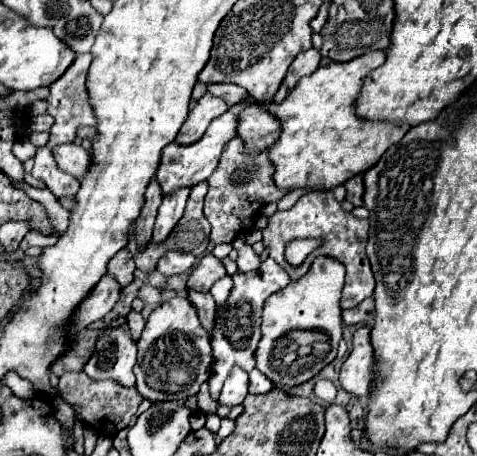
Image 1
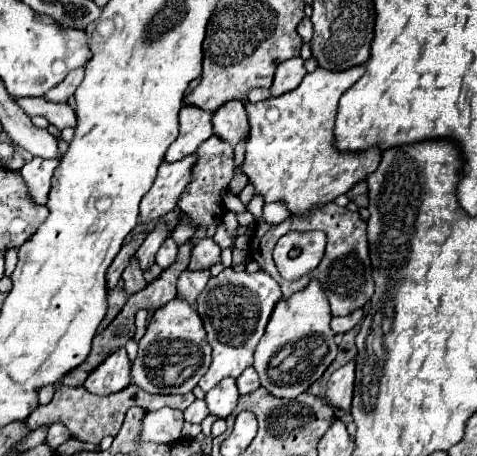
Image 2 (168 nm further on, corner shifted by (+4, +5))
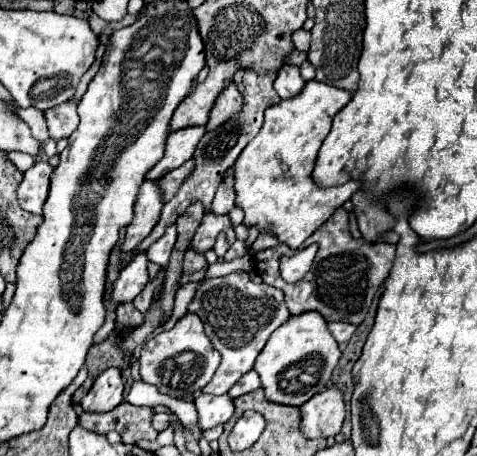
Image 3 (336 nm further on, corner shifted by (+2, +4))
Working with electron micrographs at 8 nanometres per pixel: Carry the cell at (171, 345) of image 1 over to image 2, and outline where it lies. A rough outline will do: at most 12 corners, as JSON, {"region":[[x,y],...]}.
{"region":[[184,299],[154,313],[132,381],[146,393],[190,393],[212,347]]}

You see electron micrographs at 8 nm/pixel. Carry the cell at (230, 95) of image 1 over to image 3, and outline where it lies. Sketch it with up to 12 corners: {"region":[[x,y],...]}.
{"region":[[306,82],[234,164],[244,224],[298,250],[362,180],[320,186],[350,92]]}

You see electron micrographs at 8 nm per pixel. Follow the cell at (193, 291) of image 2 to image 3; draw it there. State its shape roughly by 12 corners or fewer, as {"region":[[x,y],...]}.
{"region":[[188,248],[184,274],[194,274],[208,266],[202,254]]}

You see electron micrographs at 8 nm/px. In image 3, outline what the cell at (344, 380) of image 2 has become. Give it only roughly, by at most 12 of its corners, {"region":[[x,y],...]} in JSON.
{"region":[[330,386],[302,404],[306,438],[340,432],[344,392]]}

